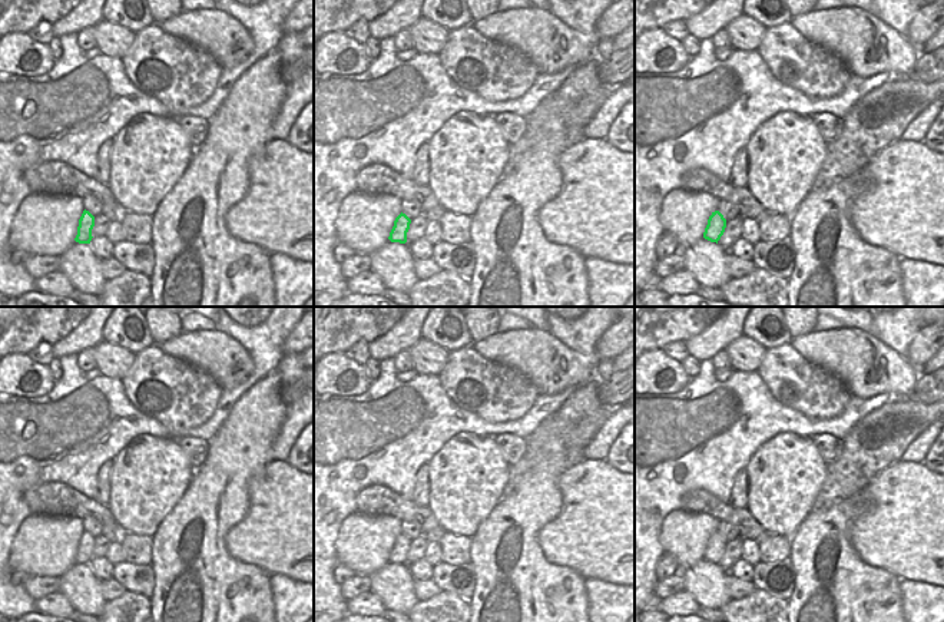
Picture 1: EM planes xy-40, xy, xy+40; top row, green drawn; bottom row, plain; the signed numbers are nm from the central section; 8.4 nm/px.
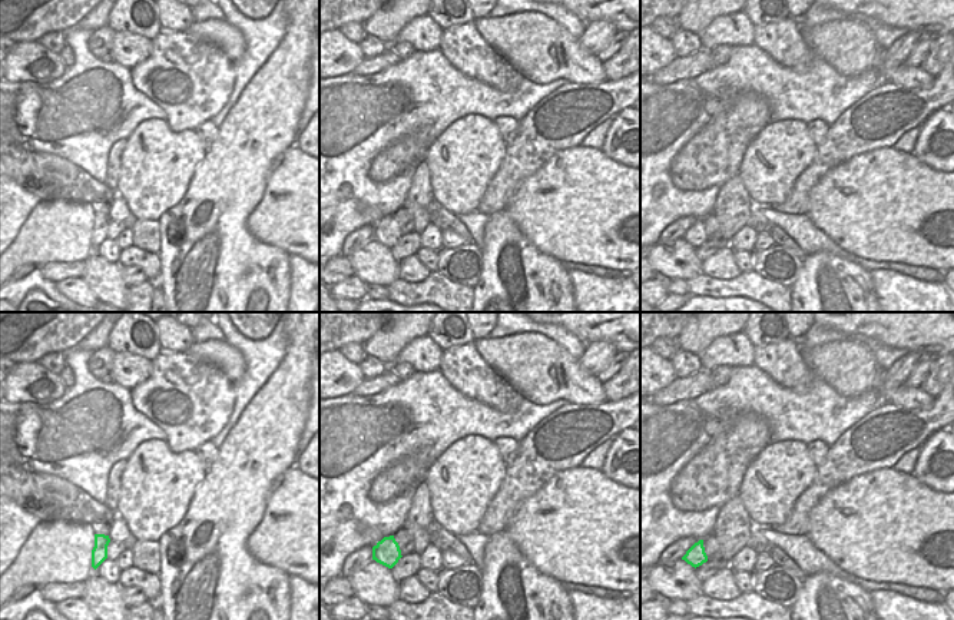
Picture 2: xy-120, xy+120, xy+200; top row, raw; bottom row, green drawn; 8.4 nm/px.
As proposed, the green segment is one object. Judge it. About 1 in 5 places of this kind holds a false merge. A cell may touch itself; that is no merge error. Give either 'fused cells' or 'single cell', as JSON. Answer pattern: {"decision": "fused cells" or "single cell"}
{"decision": "single cell"}

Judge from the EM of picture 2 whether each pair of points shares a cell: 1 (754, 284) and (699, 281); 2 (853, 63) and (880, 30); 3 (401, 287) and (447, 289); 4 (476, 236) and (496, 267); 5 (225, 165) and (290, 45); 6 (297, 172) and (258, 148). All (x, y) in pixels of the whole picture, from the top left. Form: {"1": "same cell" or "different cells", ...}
{"1": "same cell", "2": "different cells", "3": "same cell", "4": "different cells", "5": "same cell", "6": "different cells"}

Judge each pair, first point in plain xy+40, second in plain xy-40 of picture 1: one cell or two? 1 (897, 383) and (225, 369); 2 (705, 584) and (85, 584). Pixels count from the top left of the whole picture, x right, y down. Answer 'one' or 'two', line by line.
1: one
2: one

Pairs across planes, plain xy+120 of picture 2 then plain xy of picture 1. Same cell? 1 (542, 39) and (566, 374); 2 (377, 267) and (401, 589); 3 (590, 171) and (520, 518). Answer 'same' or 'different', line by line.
1: same
2: same
3: different

